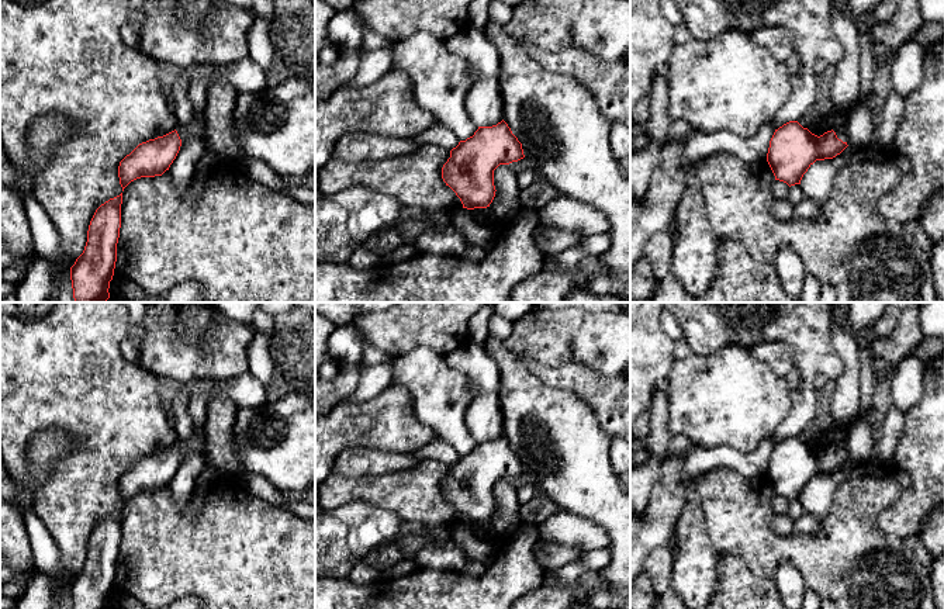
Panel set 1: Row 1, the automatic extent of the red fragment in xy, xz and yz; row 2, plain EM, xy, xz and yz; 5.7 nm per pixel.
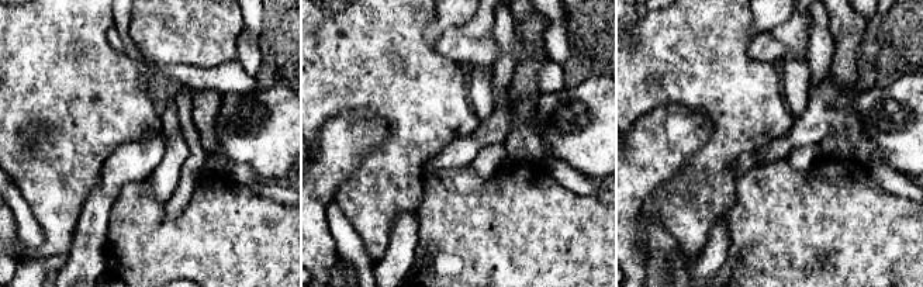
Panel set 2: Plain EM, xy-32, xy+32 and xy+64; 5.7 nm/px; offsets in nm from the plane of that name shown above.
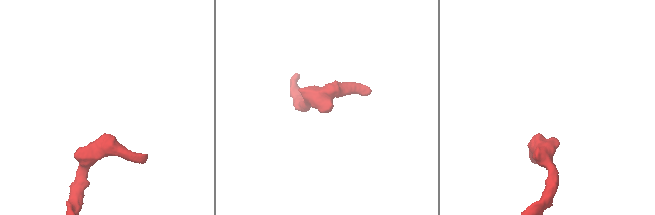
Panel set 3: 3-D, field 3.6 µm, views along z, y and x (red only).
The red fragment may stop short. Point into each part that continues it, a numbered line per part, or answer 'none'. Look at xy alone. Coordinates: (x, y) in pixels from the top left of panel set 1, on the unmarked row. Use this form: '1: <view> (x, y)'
1: xy (194, 443)

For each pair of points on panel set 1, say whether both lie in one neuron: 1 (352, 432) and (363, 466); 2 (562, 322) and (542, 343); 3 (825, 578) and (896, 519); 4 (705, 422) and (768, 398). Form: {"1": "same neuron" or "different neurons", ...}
{"1": "different neurons", "2": "same neuron", "3": "different neurons", "4": "same neuron"}

